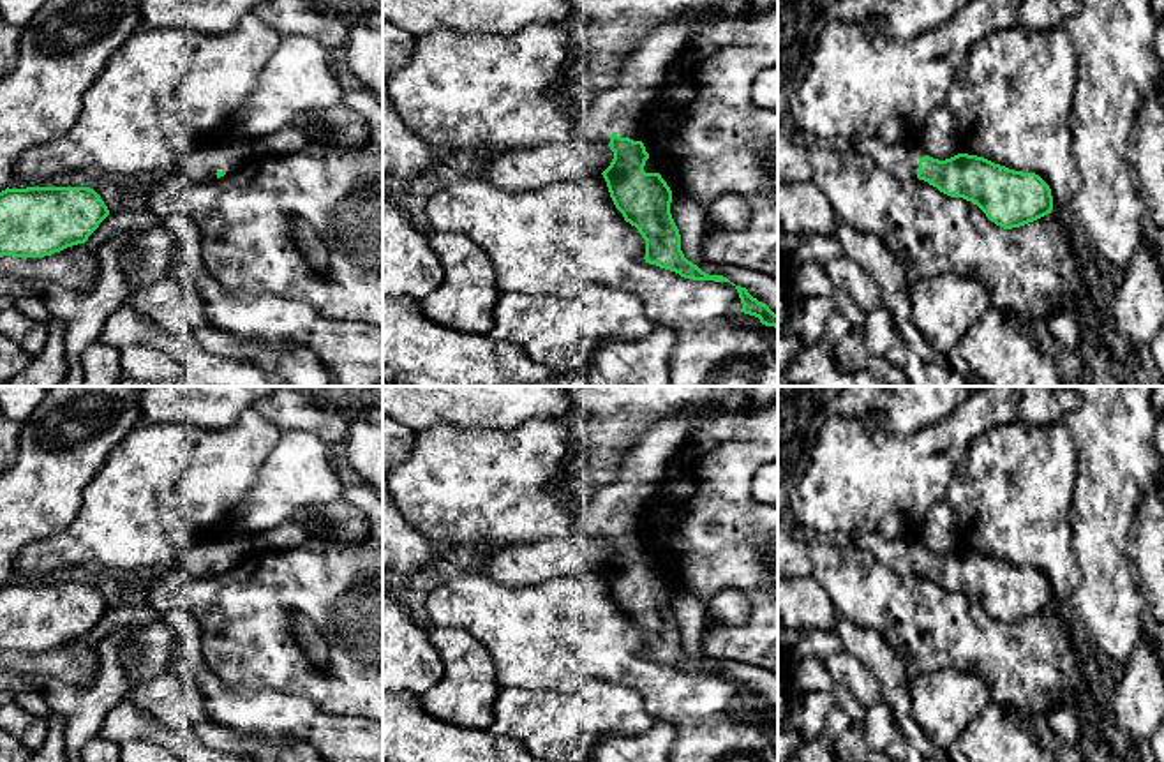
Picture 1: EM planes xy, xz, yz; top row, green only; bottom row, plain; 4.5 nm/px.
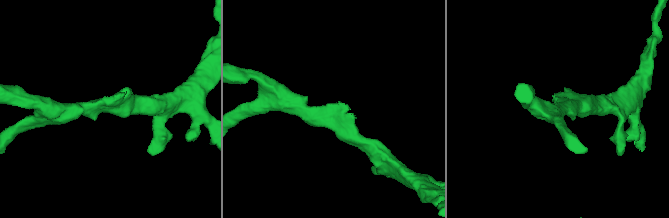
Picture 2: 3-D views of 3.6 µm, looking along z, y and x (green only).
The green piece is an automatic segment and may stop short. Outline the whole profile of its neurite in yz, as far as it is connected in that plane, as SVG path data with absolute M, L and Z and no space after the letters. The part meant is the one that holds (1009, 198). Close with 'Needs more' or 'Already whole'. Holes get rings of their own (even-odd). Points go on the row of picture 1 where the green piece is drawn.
M868 138L847 146L901 180L919 178L951 198L975 203L1004 229L1025 226L1053 210L1051 189L1039 175L1014 171L984 157L958 153L945 161L921 159L924 150L917 138L899 143Z. Needs more

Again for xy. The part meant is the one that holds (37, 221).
M7 187L0 192L0 256L44 258L85 243L108 215L90 187Z. Already whole

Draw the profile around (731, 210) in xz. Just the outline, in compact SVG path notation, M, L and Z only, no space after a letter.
M727 192L718 196L707 212L707 220L721 229L742 229L751 215L751 208L742 194Z

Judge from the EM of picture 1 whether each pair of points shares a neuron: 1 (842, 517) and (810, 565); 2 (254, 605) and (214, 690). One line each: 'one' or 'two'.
1: two
2: two

